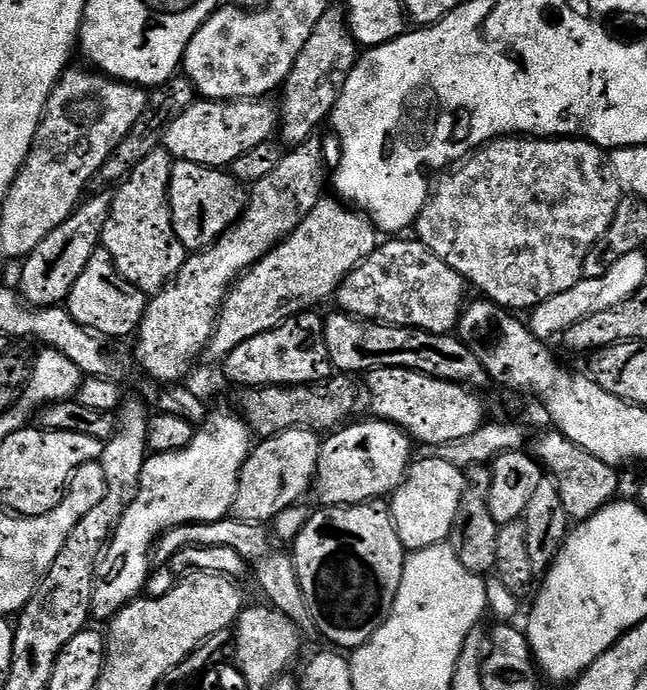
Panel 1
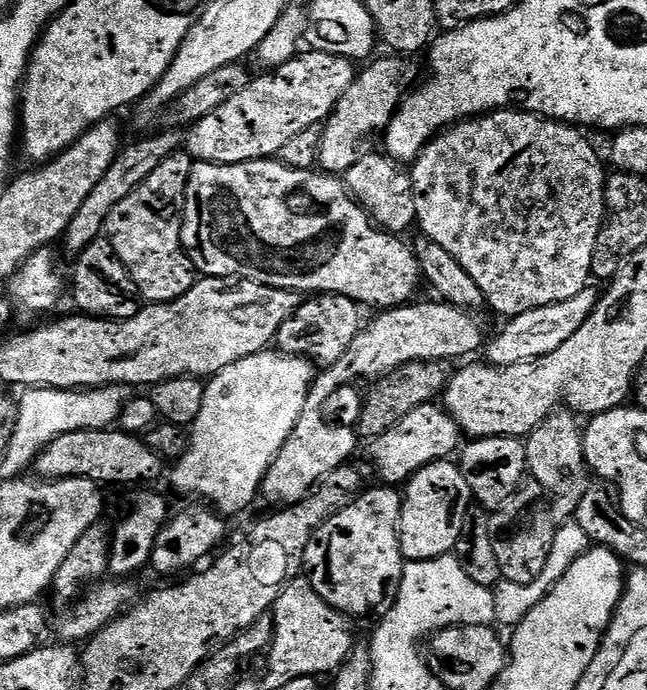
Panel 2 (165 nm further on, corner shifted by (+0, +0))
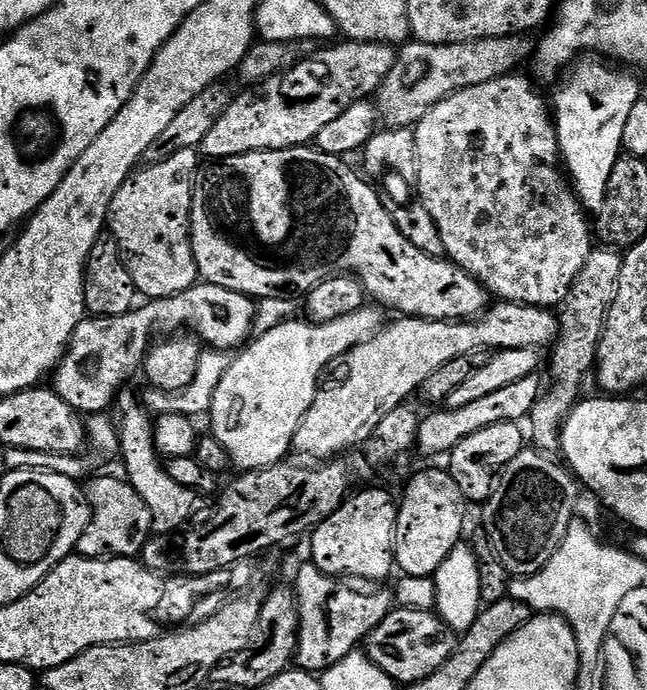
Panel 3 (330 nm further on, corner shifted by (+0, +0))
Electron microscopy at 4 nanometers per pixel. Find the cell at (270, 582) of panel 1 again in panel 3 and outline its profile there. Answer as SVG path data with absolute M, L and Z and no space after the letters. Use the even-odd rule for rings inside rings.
M119 475L118 477L94 476L87 481L89 484L86 484L90 515L86 530L76 544L76 552L93 558L139 557L144 551L148 537L153 535L150 506L142 502L142 494L138 494L138 490L134 490L134 486L128 483L127 479Z

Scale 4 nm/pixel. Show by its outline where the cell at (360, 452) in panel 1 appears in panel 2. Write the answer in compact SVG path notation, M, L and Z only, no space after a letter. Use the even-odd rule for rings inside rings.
M433 402L418 406L418 410L410 410L410 414L406 414L406 418L398 422L398 426L390 426L386 434L371 441L370 448L372 460L376 463L376 472L384 479L381 481L388 486L400 486L411 480L412 475L427 464L434 464L437 460L448 460L451 452L457 451L461 440L462 433L456 425L456 419L439 403Z

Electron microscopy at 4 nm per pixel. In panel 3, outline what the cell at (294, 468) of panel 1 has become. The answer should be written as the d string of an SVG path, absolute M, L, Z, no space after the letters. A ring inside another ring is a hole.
M507 302L493 303L479 318L470 320L419 320L416 316L396 318L393 324L385 323L380 331L348 351L348 373L345 374L344 380L338 381L337 384L328 384L325 388L323 385L317 391L310 410L306 410L298 430L292 436L292 448L305 452L308 456L339 457L336 455L346 451L351 444L359 445L362 438L373 435L376 425L382 422L382 418L386 418L386 414L390 414L390 410L405 403L411 397L408 396L411 392L419 393L426 378L430 378L430 374L434 374L438 366L458 358L458 354L485 350L501 352L519 348L544 350L555 341L557 331L557 317L549 309Z

